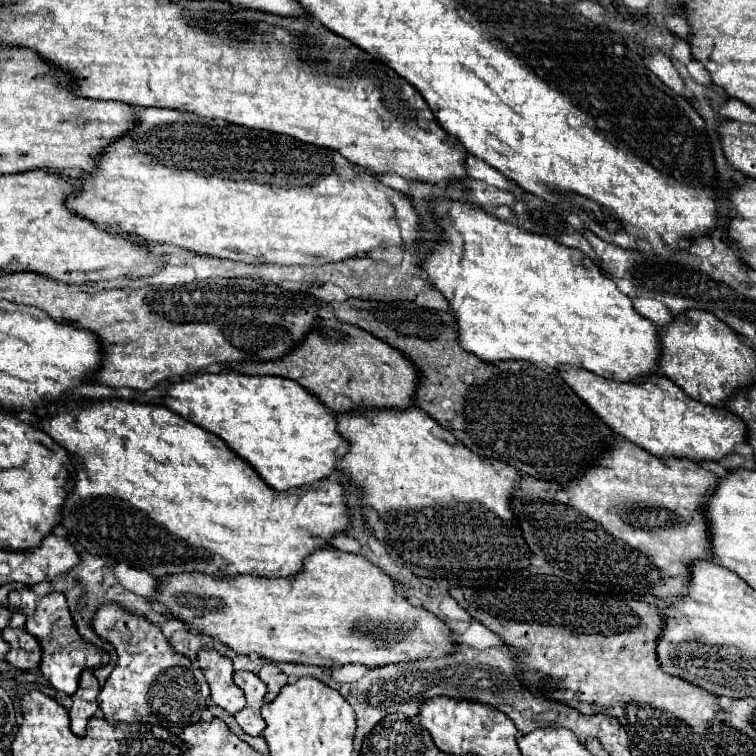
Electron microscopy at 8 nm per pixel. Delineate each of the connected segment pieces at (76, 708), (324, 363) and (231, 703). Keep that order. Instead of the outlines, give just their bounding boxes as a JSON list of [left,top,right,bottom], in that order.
[[69,670,99,736],[229,318,419,414],[197,648,245,714]]

